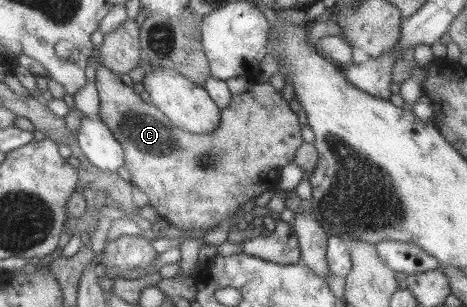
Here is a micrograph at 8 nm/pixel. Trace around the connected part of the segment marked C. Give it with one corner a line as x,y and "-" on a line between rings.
95,63
95,80
93,83
96,86
100,102
98,116
102,119
103,124
105,124
105,126
112,132
115,140
117,140
123,148
125,164
122,166
129,173
130,182
137,186
141,192
146,194
149,206
153,206
153,210
157,212
161,220
166,221
170,225
173,224
173,226
178,229
201,230
204,234
206,231
215,228
221,220
225,220
225,218
232,216
232,214
238,214
239,208
241,208
242,204
255,199
259,194
265,192
265,190
276,186
280,170
283,166
292,162
297,147
302,143
301,133
299,133
301,130
299,120
297,120
297,116
291,111
291,109
289,109
289,96
286,93
275,91
267,81
263,83
253,83
246,91
232,94
226,107
220,109
219,124
212,131
209,131
208,133
192,133
173,126
173,123
156,106
145,103
143,100
139,99
139,95
136,94
132,88
127,87
122,83
118,75
116,75
111,69
104,67
101,63

